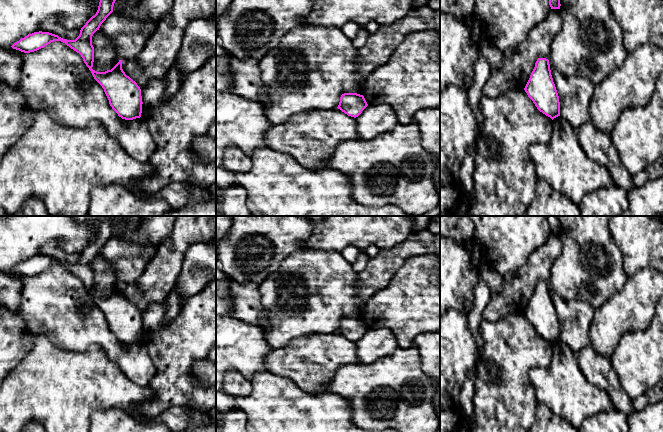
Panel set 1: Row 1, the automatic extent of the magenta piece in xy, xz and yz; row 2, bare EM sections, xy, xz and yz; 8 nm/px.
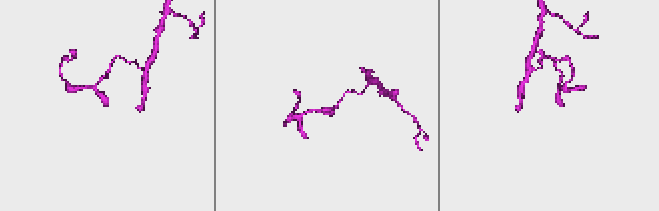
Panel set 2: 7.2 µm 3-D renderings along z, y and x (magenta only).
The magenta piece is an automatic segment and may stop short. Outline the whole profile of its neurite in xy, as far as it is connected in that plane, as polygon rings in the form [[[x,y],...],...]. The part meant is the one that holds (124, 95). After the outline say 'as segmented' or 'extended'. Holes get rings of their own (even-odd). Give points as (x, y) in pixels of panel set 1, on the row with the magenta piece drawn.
[[[100,0],[98,10],[81,28],[75,40],[67,40],[49,32],[34,32],[14,43],[11,47],[24,53],[30,53],[44,48],[54,41],[61,41],[76,51],[83,58],[94,79],[102,86],[112,109],[119,117],[133,120],[141,117],[142,96],[141,89],[135,81],[125,74],[122,61],[105,72],[92,69],[94,62],[94,47],[92,36],[99,30],[101,24],[113,12],[116,0]]] | as segmented

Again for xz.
[[[344,93],[340,97],[338,109],[351,117],[358,117],[368,106],[363,95],[357,93]]] | as segmented

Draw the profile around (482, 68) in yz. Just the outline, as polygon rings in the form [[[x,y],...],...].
[[[481,27],[471,29],[471,38],[478,47],[479,55],[475,62],[474,83],[472,87],[467,90],[467,98],[478,123],[477,137],[479,137],[482,132],[482,113],[479,105],[481,97],[483,96],[482,89],[491,72],[491,66],[481,53],[481,48],[484,43]]]

